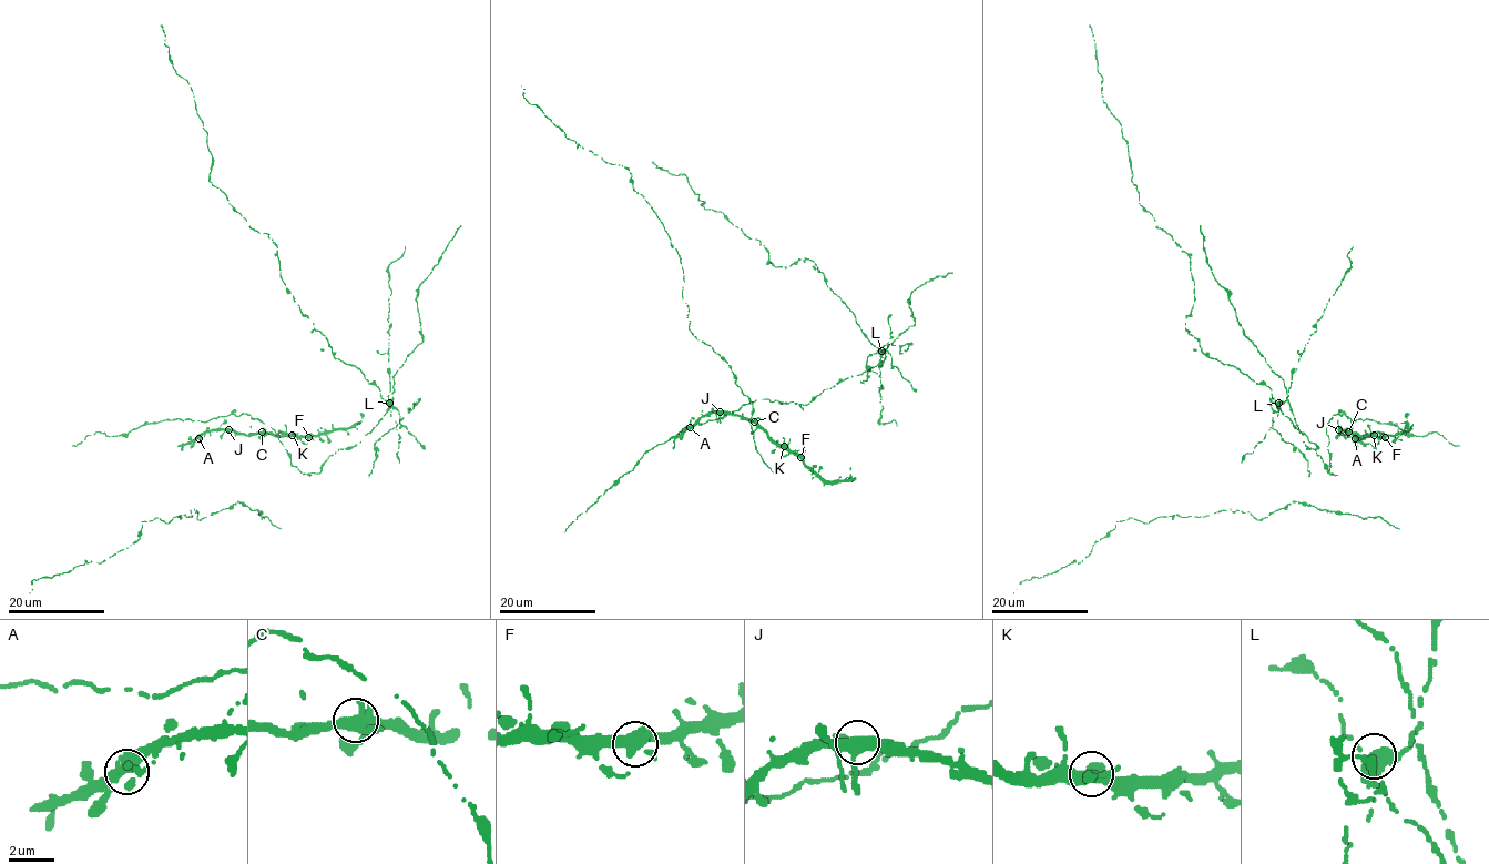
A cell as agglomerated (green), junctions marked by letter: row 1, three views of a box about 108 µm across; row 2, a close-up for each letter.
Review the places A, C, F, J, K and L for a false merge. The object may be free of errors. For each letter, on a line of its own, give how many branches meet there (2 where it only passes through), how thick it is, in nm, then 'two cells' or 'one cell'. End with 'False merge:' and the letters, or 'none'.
A: 3 branches meet; 400 nm thick; one cell
C: 3 branches meet; 400 nm thick; one cell
F: 3 branches meet; 400 nm thick; one cell
J: 5 branches meet; 400 nm thick; one cell
K: 4 branches meet; 420 nm thick; one cell
L: 3 branches meet; 480 nm thick; two cells
False merge: L

